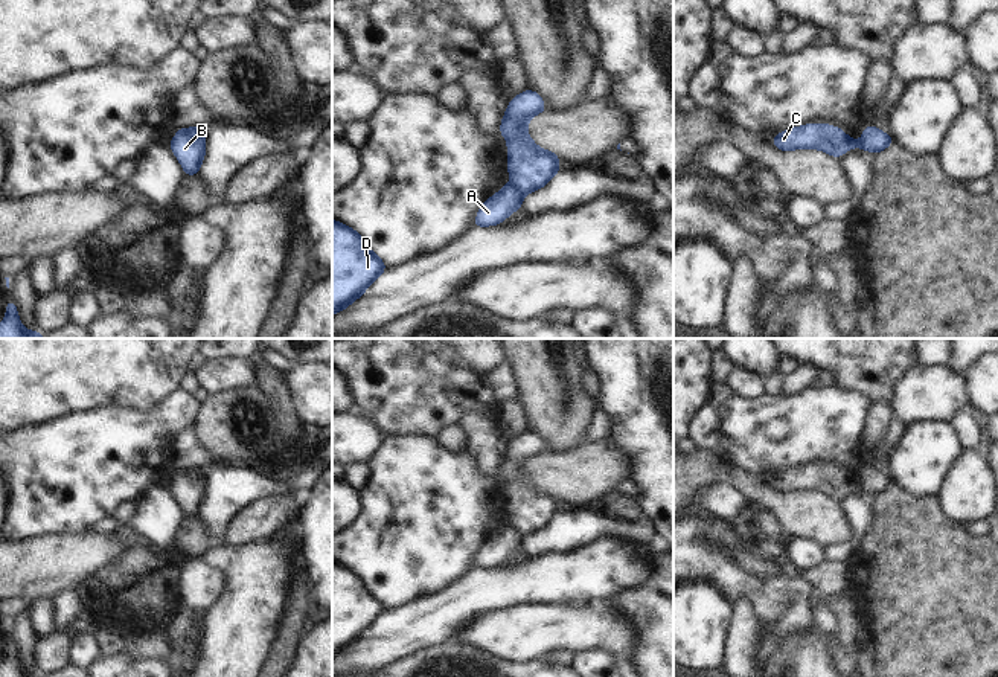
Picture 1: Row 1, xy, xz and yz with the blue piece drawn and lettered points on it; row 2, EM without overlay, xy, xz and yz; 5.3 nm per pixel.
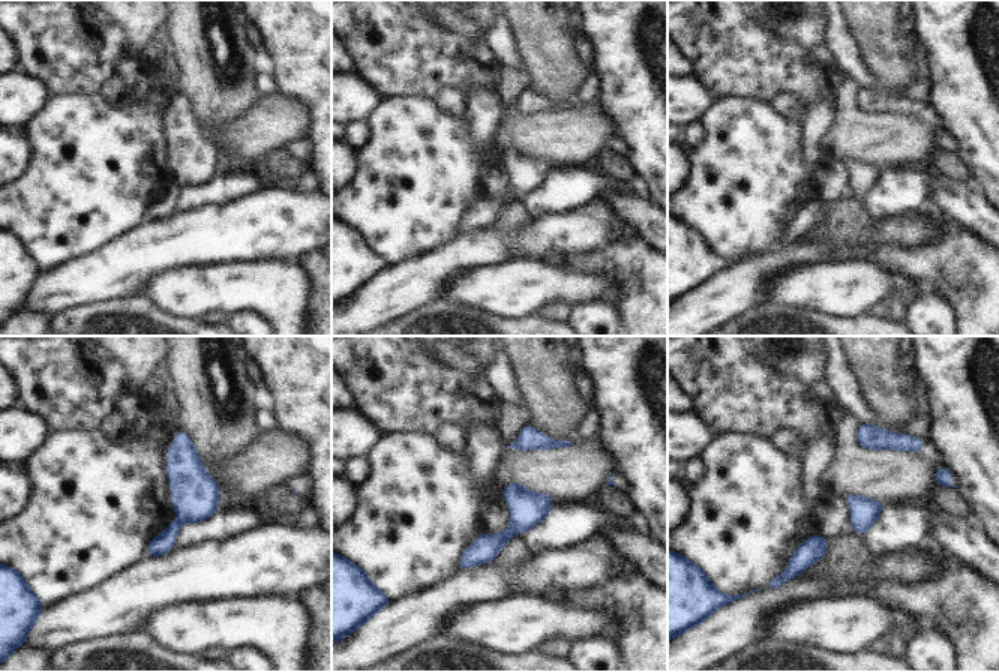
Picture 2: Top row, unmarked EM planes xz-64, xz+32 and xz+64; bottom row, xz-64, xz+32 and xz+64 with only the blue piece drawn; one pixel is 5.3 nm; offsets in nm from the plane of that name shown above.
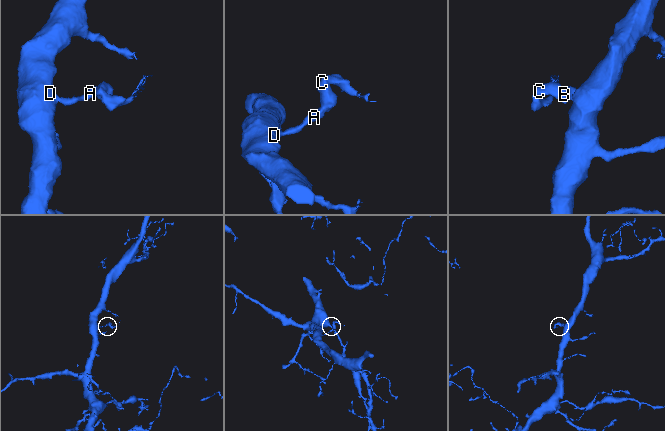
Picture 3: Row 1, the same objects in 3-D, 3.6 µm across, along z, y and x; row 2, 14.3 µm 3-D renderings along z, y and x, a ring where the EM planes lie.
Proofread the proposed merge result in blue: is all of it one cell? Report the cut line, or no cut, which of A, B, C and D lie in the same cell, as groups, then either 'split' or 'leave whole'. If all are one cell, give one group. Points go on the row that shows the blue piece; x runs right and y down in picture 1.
cut in xz along (511, 183), (523, 195); A D / B C; split

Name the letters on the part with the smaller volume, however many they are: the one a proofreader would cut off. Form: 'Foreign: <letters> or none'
Foreign: B, C

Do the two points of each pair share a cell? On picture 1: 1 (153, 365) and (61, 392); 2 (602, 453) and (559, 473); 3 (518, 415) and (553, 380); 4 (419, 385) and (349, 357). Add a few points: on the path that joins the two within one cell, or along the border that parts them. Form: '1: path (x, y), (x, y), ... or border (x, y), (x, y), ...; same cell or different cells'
1: path (130, 365), (89, 365), (84, 369); same cell
2: path (591, 464), (582, 473), (570, 473); same cell
3: border (518, 401), (524, 407), (529, 429); different cells
4: path (403, 385), (375, 357), (366, 357); same cell

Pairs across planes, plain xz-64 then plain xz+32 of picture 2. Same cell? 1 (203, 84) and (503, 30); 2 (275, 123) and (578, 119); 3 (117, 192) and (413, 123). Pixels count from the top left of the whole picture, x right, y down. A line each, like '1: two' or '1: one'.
1: two
2: one
3: one

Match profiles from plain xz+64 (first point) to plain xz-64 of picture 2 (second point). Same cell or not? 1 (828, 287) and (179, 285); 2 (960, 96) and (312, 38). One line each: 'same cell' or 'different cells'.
1: same cell
2: same cell

